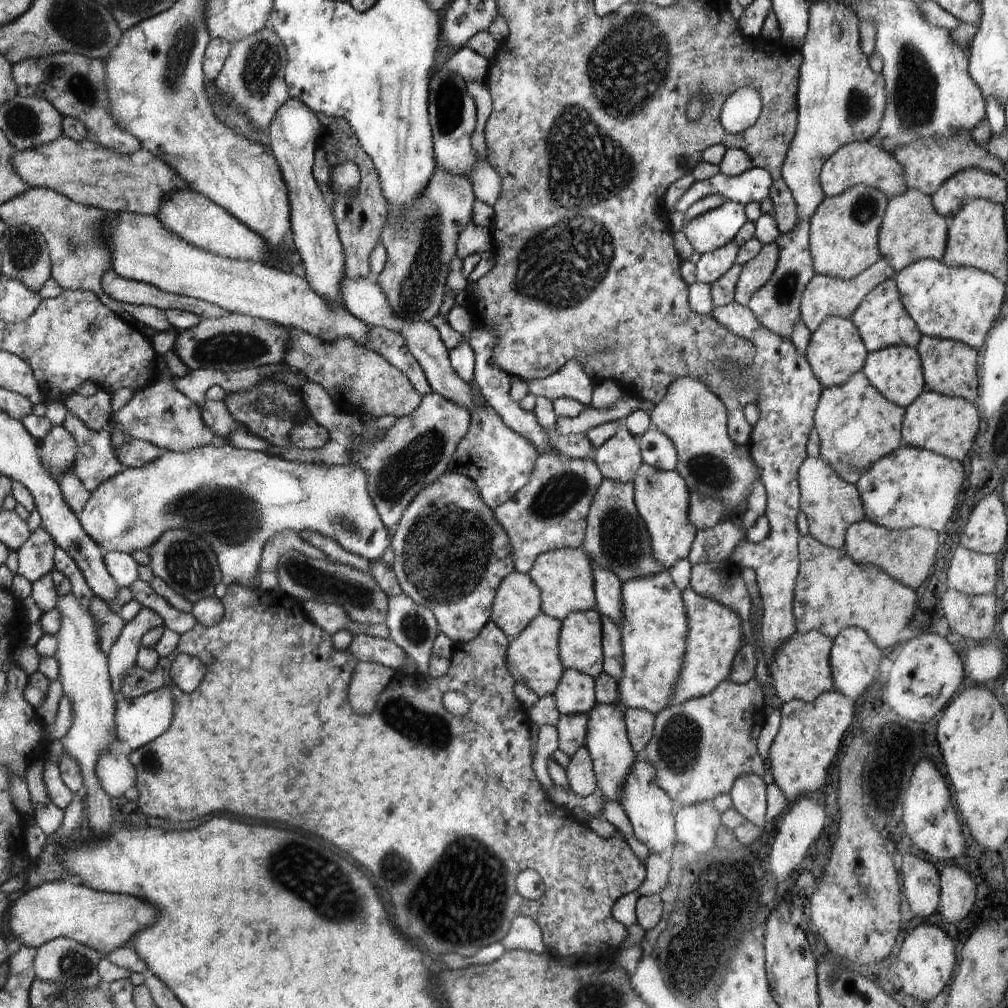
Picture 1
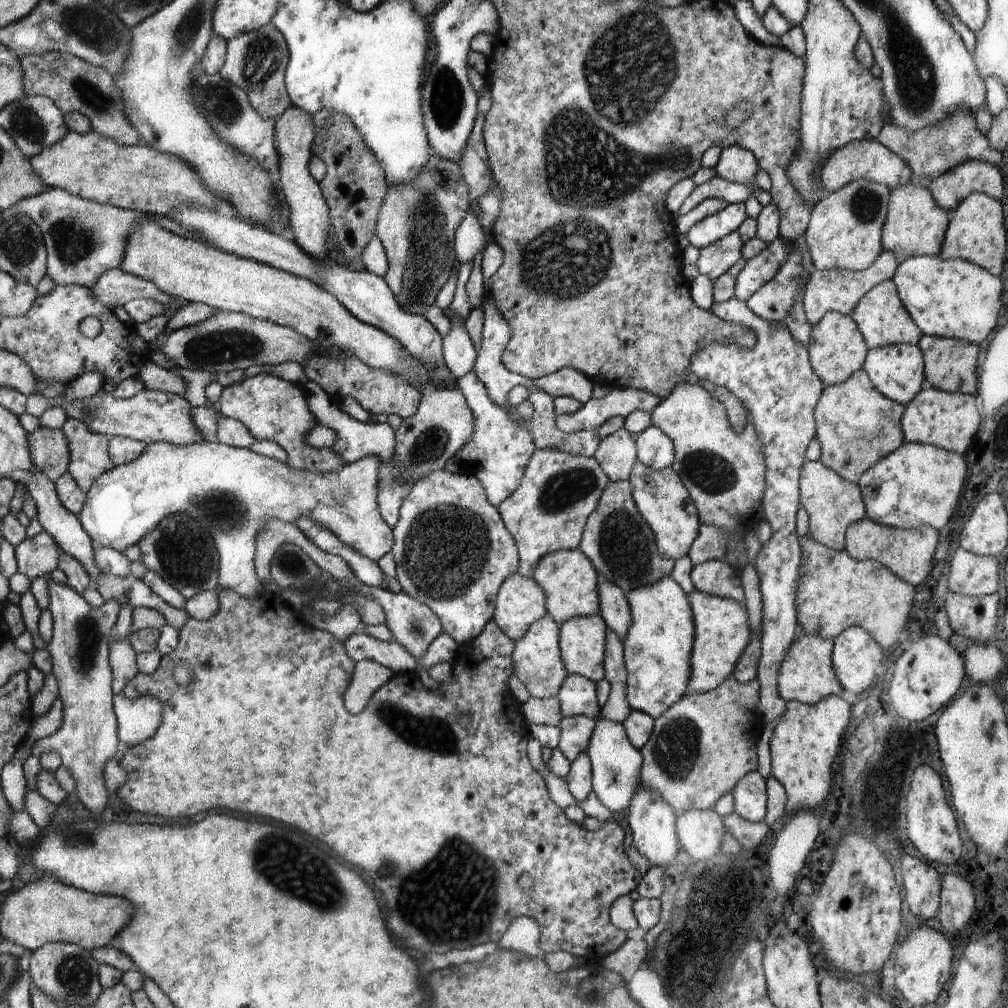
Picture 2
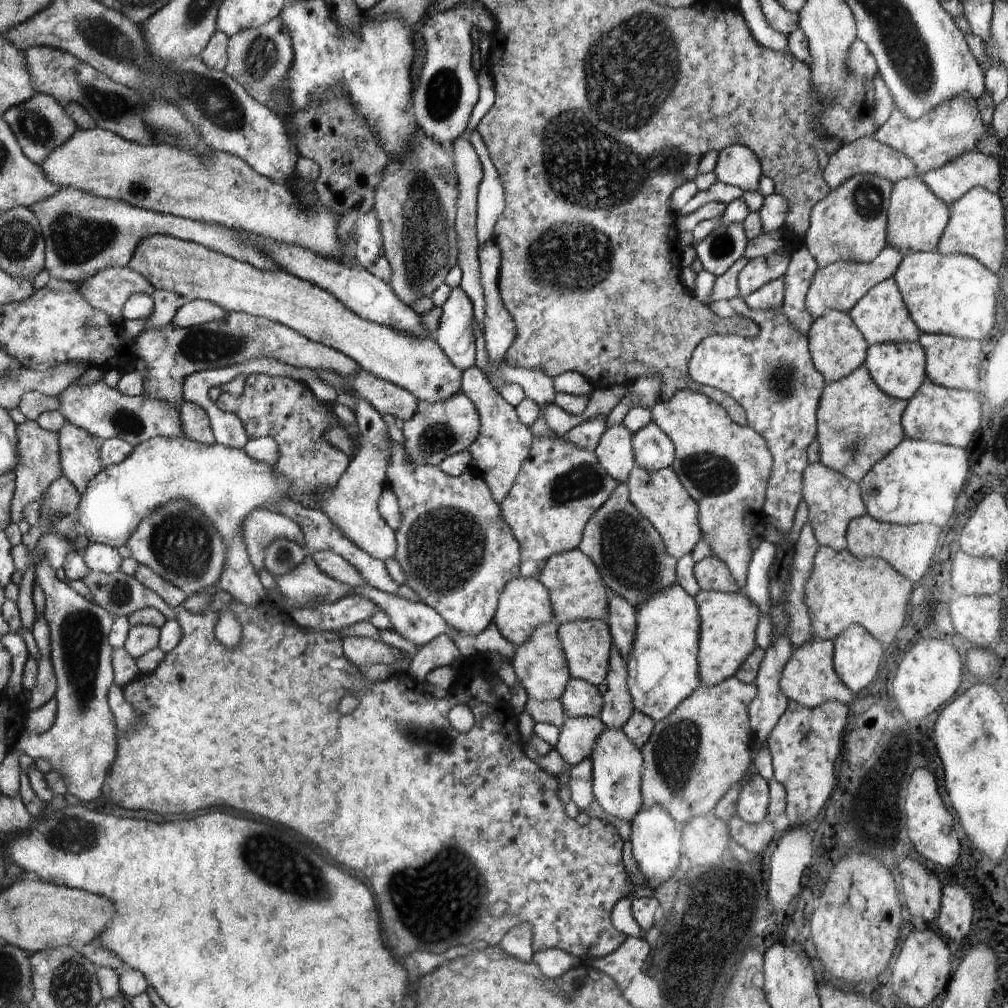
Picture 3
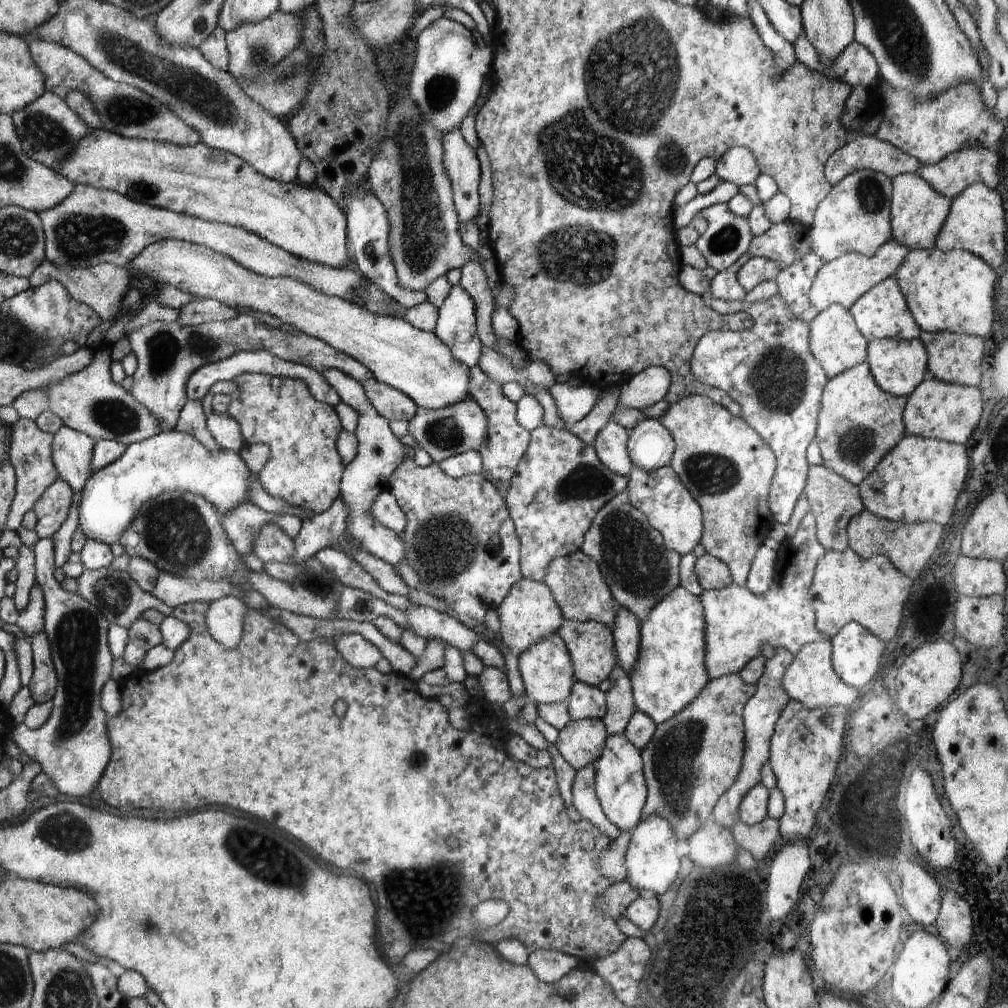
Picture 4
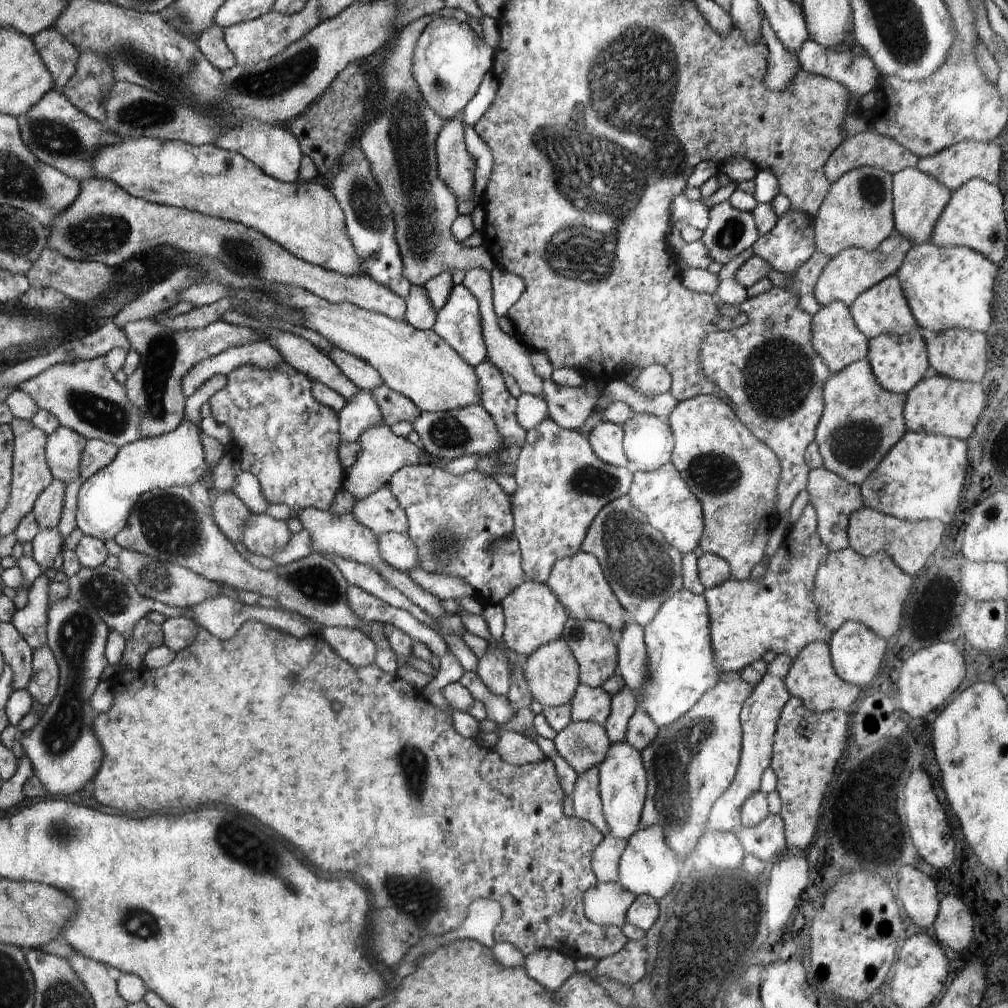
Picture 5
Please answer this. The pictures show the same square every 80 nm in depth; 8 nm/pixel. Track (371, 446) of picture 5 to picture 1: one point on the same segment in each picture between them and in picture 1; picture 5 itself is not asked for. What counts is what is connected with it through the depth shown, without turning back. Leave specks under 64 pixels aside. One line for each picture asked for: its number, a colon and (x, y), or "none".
1: (238, 500)
2: (233, 492)
3: (352, 505)
4: (379, 452)

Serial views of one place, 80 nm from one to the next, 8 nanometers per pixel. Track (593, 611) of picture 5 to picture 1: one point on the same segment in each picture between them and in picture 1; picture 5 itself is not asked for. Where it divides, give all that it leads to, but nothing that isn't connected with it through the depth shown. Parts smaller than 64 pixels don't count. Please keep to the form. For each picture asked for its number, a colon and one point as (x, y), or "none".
1: (564, 576)
2: (568, 578)
3: (575, 587)
4: (577, 585)

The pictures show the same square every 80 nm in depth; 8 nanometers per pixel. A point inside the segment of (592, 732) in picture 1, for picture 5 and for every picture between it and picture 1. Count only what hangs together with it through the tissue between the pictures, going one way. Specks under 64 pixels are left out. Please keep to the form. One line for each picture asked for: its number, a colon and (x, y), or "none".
2: (616, 764)
3: (617, 762)
4: (620, 786)
5: (623, 781)

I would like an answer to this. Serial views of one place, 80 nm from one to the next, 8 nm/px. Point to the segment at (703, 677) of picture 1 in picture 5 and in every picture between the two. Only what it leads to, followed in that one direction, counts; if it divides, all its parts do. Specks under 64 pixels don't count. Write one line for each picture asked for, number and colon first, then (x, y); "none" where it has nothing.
2: (721, 627)
3: (727, 621)
4: (737, 624)
5: (777, 613)

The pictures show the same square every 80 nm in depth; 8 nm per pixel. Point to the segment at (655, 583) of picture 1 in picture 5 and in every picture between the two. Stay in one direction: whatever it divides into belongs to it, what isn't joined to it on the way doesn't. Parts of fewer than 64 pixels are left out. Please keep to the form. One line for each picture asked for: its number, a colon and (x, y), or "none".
2: (657, 648)
3: (662, 665)
4: (670, 671)
5: (682, 667)

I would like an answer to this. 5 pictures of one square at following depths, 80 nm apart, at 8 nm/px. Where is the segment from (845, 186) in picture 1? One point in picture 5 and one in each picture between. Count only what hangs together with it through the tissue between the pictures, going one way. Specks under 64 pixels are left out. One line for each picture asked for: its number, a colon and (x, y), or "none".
2: (860, 159)
3: (865, 154)
4: (861, 151)
5: (868, 148)

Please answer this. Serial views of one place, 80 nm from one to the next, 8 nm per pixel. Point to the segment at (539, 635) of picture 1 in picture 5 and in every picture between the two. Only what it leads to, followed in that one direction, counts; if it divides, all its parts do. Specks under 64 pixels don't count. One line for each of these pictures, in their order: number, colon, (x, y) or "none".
2: (537, 663)
3: (541, 668)
4: (546, 668)
5: (552, 674)

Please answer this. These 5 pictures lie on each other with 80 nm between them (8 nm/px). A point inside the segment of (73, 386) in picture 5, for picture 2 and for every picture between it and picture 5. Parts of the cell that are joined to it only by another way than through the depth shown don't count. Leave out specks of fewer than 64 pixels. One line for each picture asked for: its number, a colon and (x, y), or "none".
2: (151, 416)
3: (105, 412)
4: (89, 401)

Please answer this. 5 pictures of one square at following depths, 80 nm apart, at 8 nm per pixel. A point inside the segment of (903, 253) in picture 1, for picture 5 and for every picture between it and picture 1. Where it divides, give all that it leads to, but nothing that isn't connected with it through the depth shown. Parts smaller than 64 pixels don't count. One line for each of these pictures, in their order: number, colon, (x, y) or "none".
2: (915, 225)
3: (917, 218)
4: (918, 212)
5: (918, 199)

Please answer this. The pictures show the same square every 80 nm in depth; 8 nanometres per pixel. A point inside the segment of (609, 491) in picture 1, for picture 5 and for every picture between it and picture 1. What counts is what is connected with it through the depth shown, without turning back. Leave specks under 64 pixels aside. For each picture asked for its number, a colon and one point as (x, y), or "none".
2: (620, 544)
3: (628, 552)
4: (639, 570)
5: (643, 571)

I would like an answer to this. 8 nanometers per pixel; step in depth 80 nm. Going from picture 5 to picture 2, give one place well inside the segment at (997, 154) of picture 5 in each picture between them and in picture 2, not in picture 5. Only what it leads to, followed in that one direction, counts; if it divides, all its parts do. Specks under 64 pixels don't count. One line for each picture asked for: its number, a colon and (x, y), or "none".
2: (948, 190)
3: (951, 182)
4: (950, 176)

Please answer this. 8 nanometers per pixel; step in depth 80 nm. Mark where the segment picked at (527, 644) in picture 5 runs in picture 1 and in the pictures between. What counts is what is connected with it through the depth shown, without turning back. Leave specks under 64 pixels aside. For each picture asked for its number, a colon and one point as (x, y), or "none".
1: (517, 601)
2: (520, 602)
3: (524, 604)
4: (528, 612)

